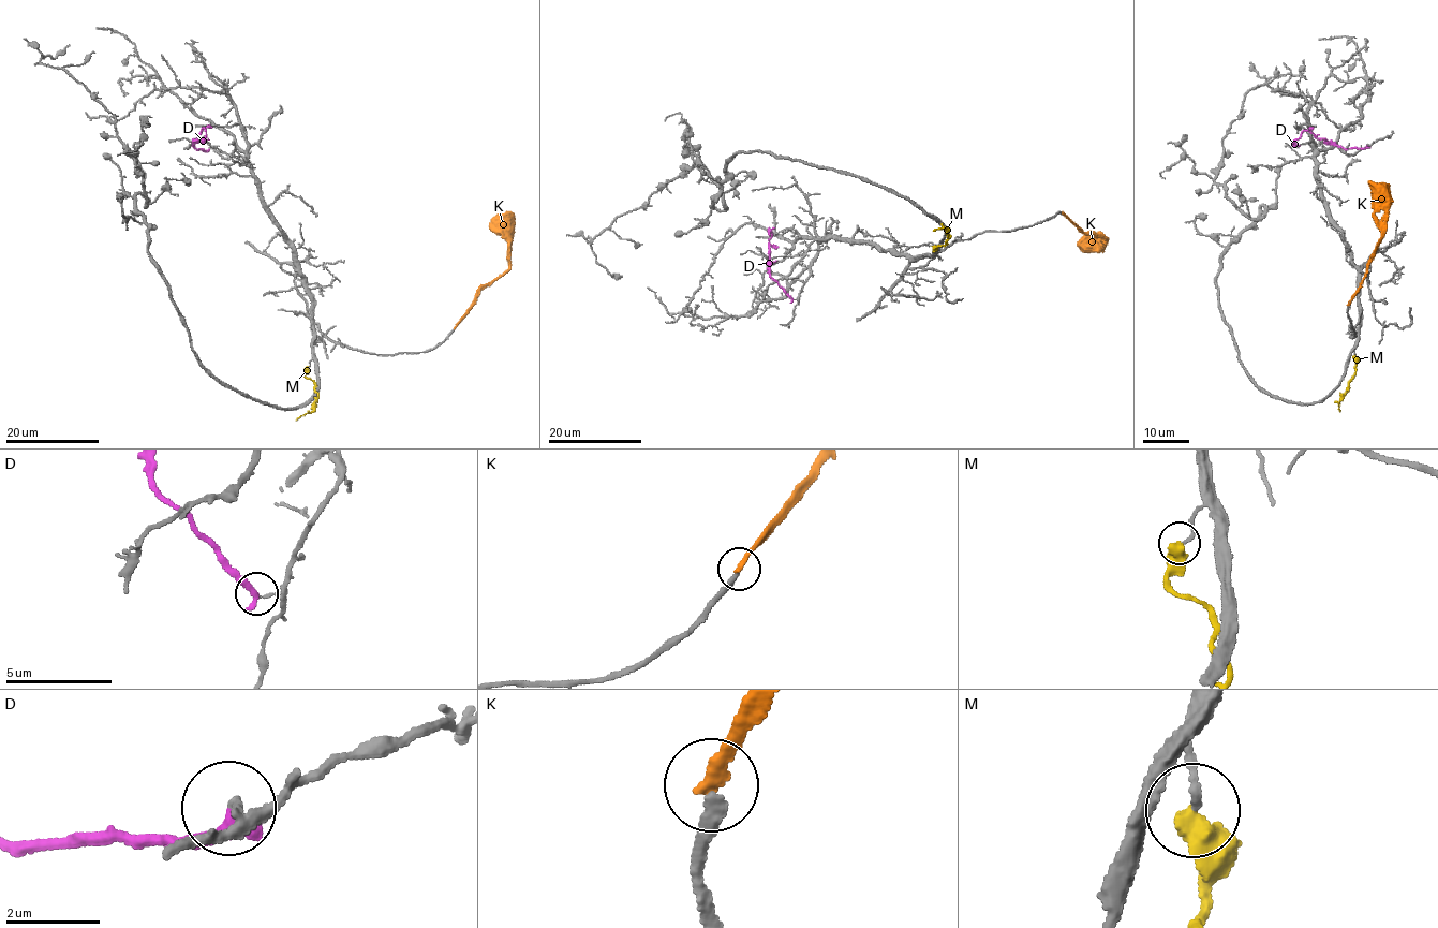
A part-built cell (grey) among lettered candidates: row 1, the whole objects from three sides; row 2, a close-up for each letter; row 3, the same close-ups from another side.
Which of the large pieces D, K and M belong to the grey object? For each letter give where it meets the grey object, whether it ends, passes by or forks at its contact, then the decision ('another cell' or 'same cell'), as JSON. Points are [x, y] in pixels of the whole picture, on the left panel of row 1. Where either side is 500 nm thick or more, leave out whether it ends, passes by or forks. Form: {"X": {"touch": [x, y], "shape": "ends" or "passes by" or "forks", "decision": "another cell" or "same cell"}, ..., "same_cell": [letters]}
{"D": {"touch": [209, 148], "shape": "ends", "decision": "another cell"}, "K": {"touch": [455, 327], "shape": "ends", "decision": "another cell"}, "M": {"touch": [307, 367], "decision": "another cell"}, "same_cell": []}

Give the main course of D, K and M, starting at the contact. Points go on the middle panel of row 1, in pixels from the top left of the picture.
D: (791, 299), (770, 276), (771, 231), (769, 235)
K: (1063, 214), (1083, 233), (1102, 234), (1107, 240), (1100, 245), (1082, 246)
M: (935, 247), (944, 245), (949, 237), (945, 227), (933, 231)

